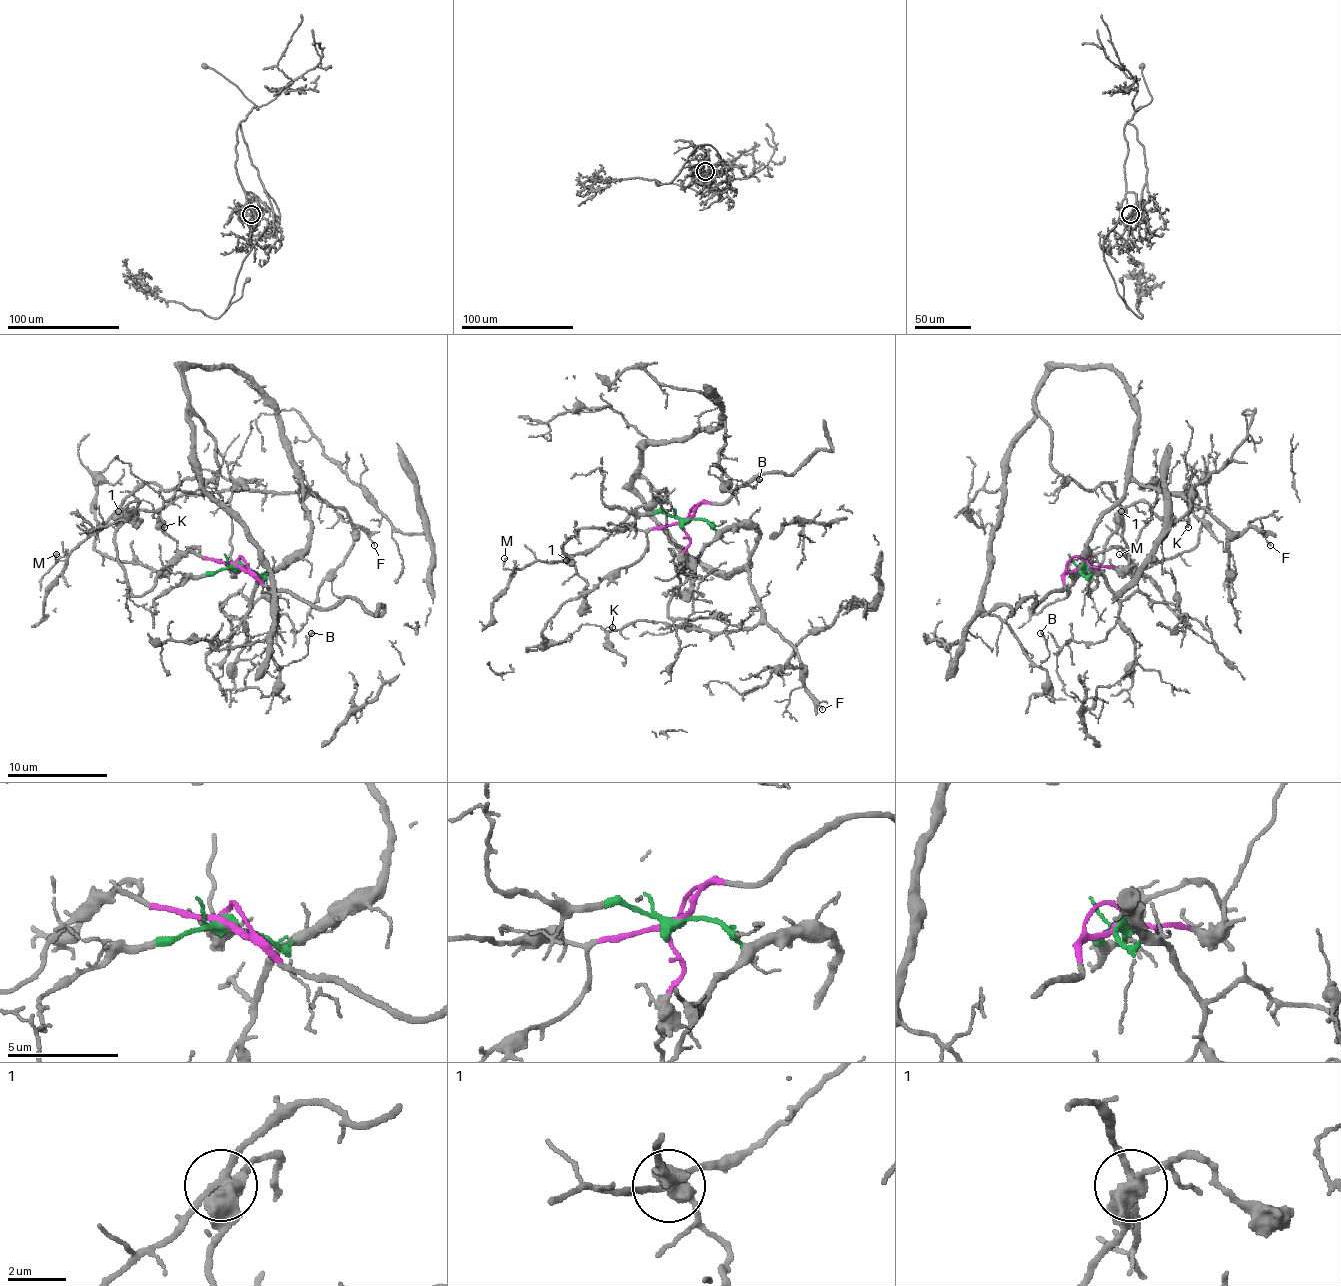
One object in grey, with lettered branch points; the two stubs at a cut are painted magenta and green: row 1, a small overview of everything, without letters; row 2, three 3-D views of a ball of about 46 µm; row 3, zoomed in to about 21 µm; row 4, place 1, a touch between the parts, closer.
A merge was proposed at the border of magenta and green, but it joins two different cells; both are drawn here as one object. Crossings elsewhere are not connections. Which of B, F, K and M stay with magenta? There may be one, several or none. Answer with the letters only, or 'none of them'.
none of them

